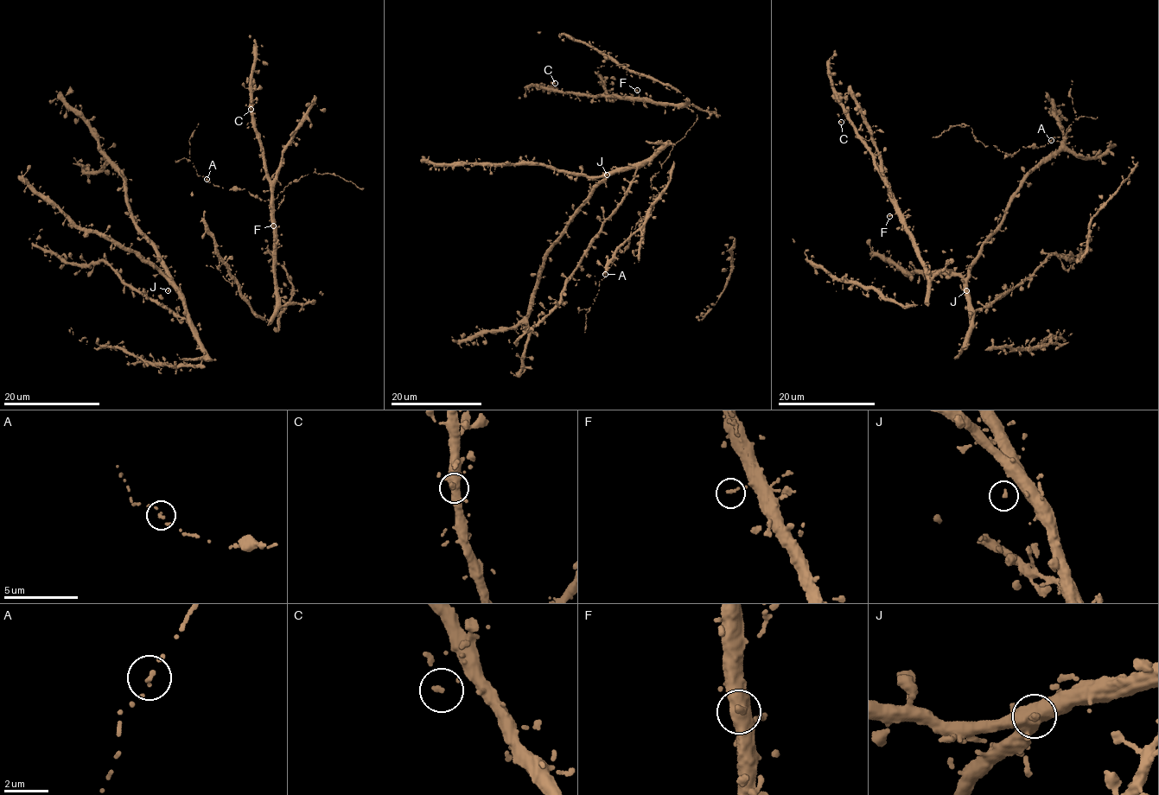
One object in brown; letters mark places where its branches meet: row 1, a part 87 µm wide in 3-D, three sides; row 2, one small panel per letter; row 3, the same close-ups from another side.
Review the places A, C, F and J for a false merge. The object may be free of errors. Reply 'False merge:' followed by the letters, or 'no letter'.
False merge: no letter

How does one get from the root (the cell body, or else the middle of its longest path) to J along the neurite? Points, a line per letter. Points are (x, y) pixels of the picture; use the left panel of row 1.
J: (169, 278), (168, 290)

